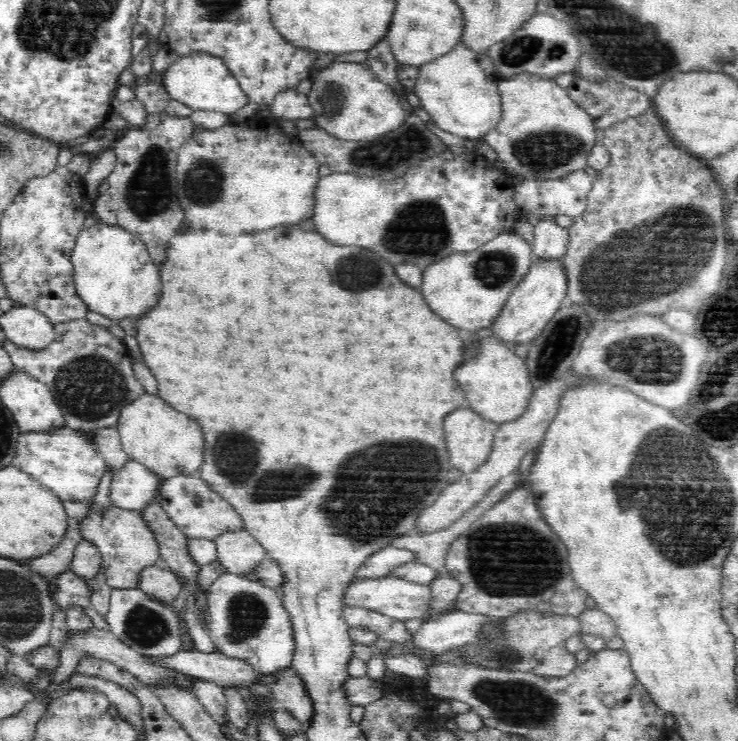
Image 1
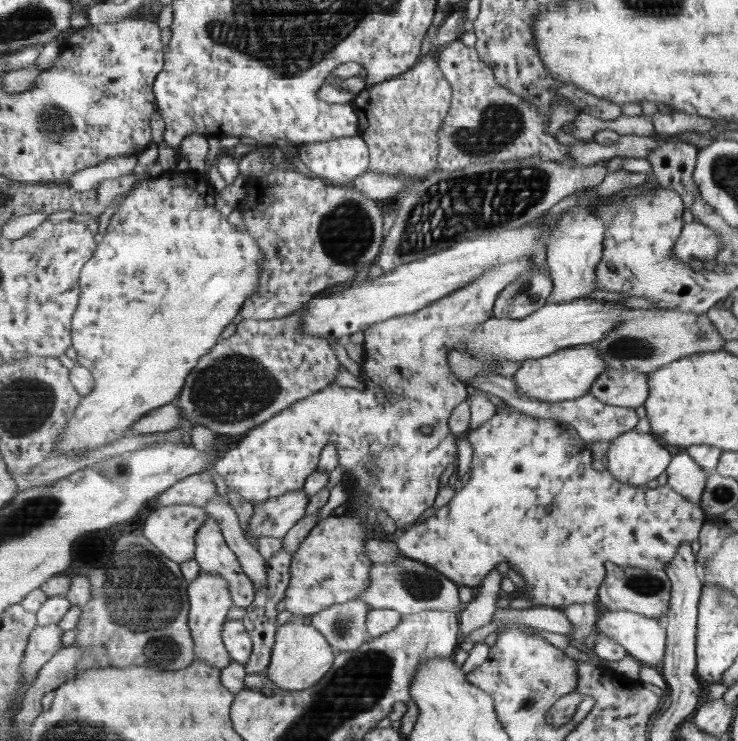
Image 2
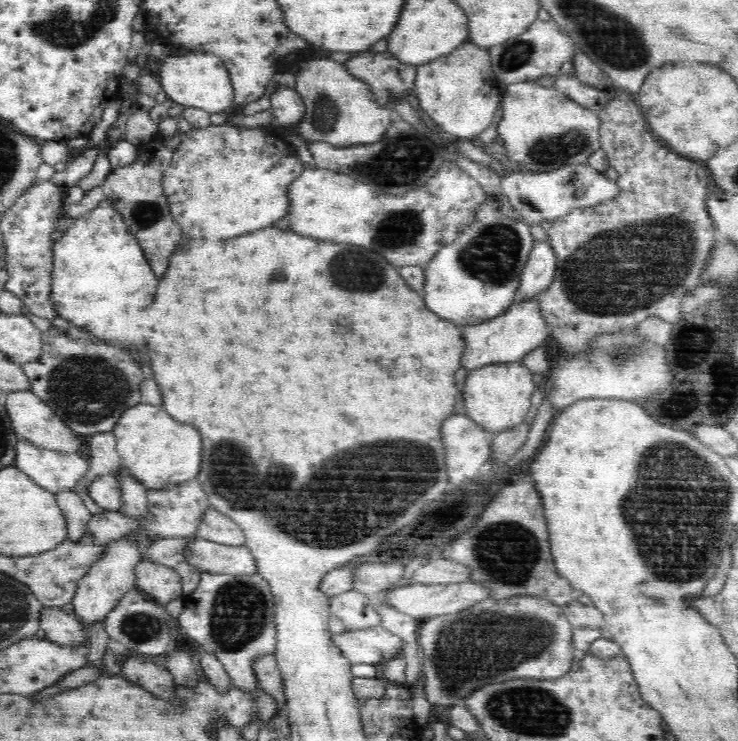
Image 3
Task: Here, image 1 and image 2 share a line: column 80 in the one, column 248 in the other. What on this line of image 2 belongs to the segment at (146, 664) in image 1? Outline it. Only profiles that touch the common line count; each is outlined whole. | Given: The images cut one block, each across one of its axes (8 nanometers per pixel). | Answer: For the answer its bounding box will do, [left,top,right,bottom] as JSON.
[222,619,254,666]

